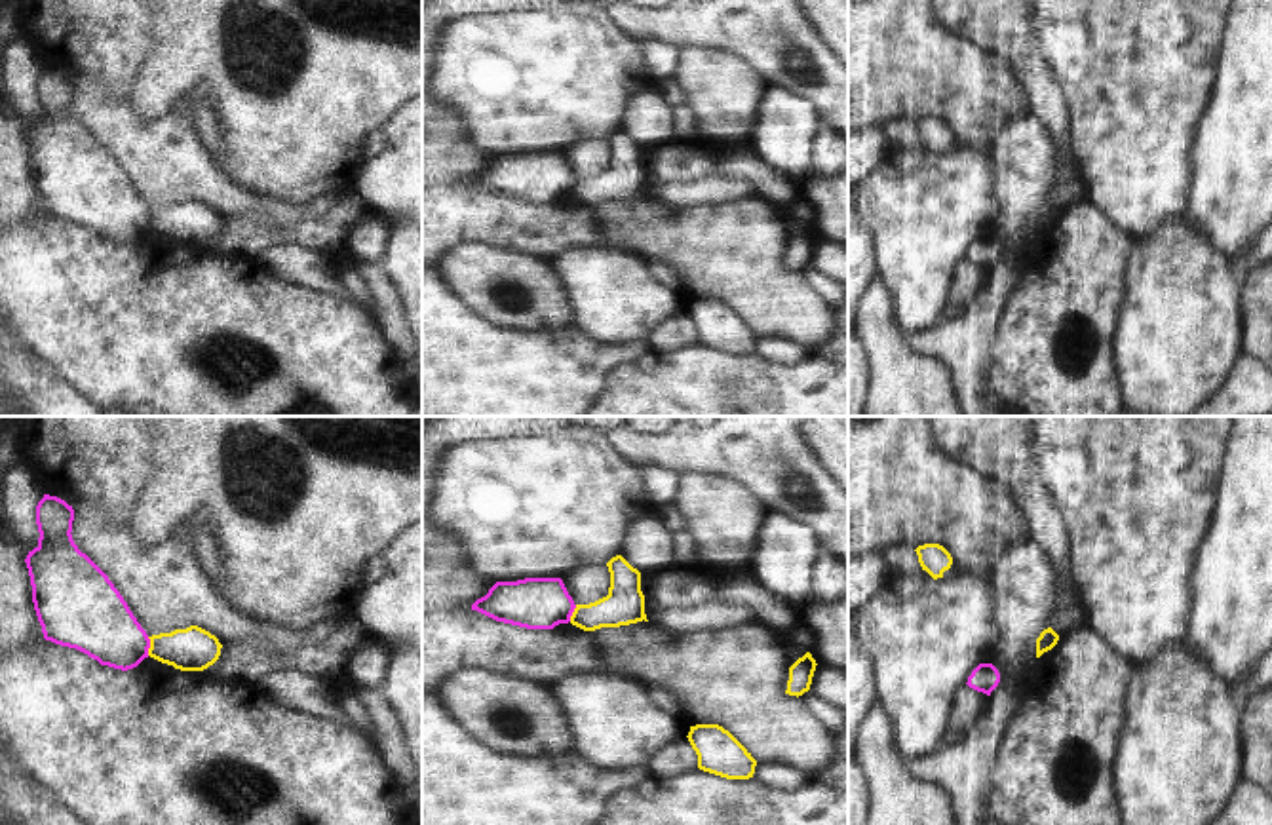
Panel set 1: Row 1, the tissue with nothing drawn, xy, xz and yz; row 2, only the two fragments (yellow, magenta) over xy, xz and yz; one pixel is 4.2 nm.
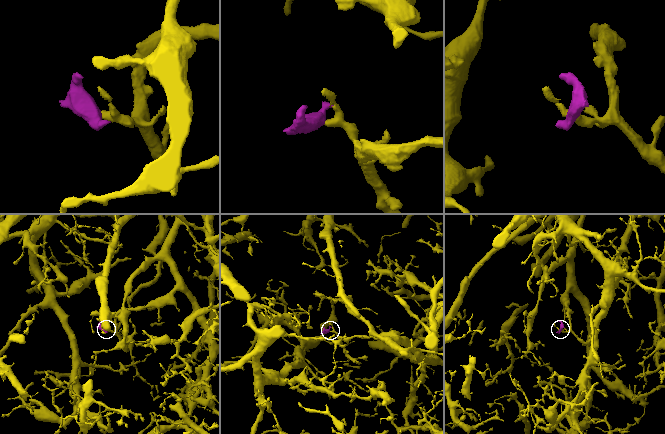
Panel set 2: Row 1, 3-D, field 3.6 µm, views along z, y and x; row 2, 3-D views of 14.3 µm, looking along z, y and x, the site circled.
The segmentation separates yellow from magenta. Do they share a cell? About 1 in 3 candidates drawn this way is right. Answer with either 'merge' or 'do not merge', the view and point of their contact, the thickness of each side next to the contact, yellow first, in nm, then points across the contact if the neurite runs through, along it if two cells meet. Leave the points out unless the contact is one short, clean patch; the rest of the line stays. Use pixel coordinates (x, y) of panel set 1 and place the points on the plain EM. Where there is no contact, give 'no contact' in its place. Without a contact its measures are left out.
do not merge | xy (151, 221) | 190/280 nm | along xy (147, 211), (149, 229)

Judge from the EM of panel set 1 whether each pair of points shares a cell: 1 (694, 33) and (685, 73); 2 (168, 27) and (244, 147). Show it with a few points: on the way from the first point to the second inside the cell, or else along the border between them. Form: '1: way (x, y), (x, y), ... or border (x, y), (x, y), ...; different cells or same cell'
1: border (683, 52), (729, 50), (734, 56); different cells
2: way (198, 57), (244, 103), (244, 116); same cell

